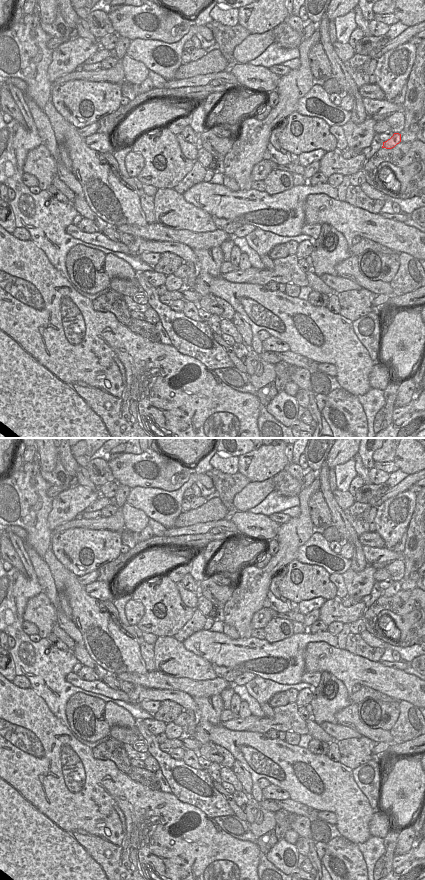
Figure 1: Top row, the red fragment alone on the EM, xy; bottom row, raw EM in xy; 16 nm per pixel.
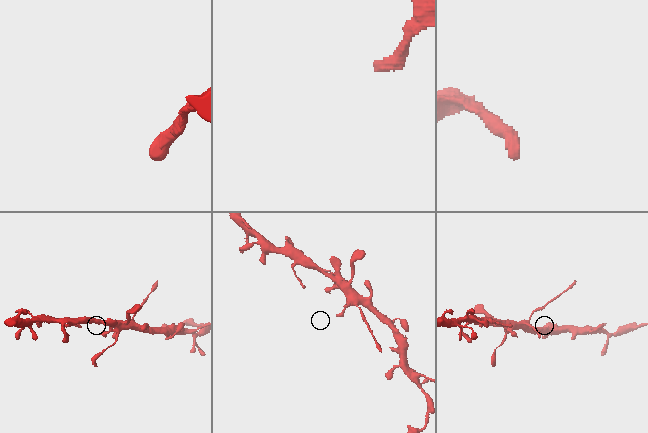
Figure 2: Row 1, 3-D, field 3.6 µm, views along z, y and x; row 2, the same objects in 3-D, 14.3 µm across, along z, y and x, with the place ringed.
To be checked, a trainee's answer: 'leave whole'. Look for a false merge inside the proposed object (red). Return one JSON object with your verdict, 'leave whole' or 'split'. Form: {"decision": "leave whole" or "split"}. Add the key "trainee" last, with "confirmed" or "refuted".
{"decision": "split", "trainee": "refuted"}

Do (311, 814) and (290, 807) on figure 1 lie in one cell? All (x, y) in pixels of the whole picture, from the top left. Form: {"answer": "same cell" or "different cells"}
{"answer": "same cell"}

